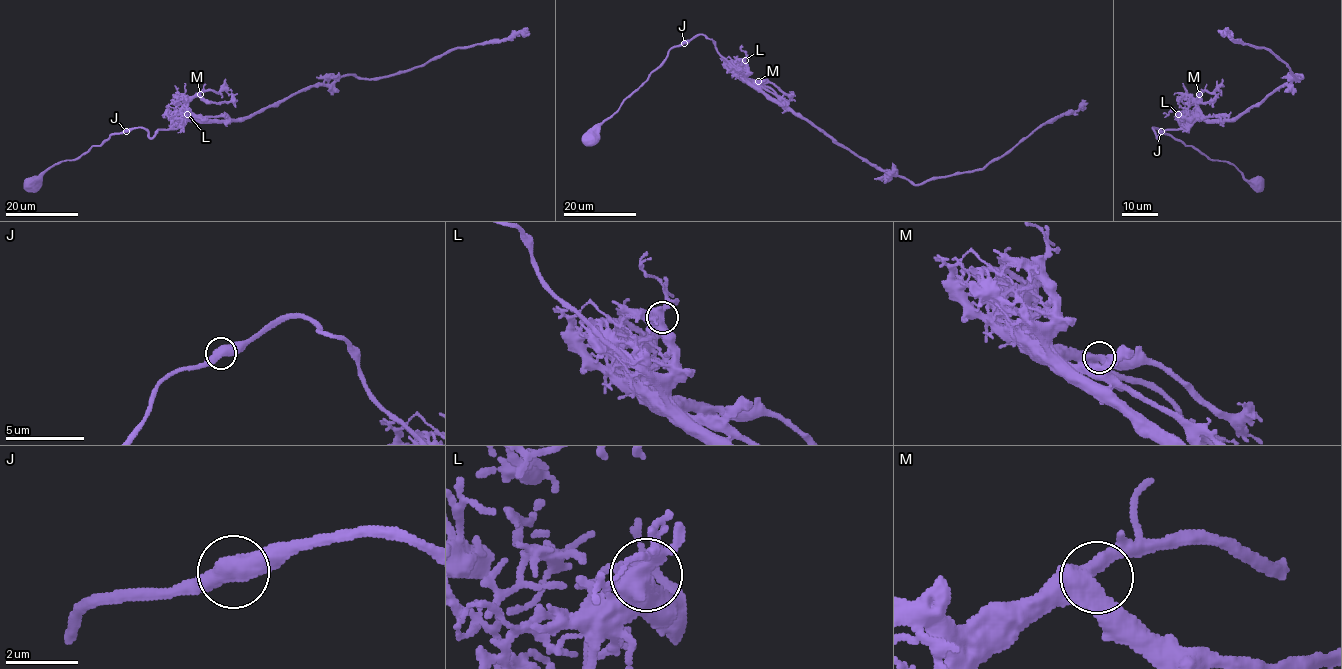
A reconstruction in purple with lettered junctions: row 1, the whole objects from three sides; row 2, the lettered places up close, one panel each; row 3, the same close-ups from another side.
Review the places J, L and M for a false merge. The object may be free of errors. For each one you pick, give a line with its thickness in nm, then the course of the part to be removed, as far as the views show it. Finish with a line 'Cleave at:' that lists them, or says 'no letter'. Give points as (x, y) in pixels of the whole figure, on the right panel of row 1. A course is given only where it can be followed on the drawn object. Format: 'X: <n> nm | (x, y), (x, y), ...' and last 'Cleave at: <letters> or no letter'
Cleave at: no letter

